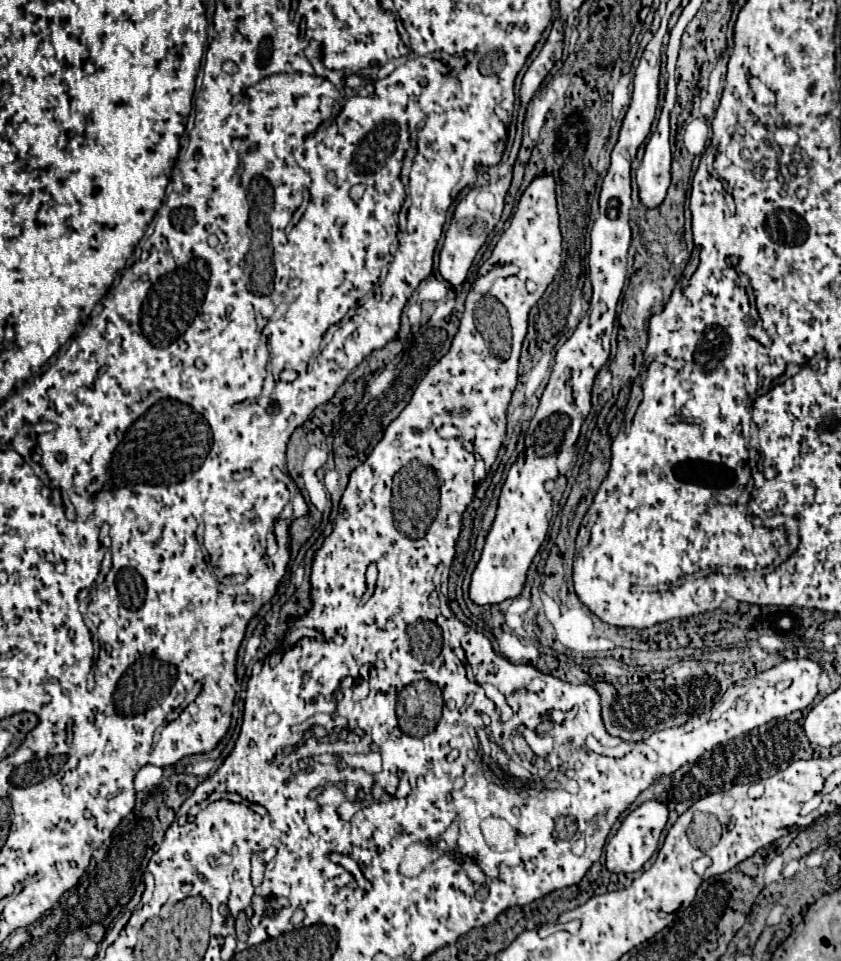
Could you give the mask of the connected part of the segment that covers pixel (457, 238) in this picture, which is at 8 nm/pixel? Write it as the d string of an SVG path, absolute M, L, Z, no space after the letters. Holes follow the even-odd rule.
M510 175L496 181L496 183L490 183L488 187L474 187L470 189L470 193L456 205L456 213L452 217L452 223L450 223L450 229L446 231L446 239L444 239L444 247L440 251L440 275L452 285L452 287L460 287L468 275L468 269L478 253L478 249L484 245L486 237L492 233L494 225L500 221L500 215L502 215L502 207L504 207L504 197L506 197L506 191L510 187ZM486 189L486 191L492 191L494 199L496 199L496 207L492 211L482 211L478 205L476 205L476 197L478 193Z

